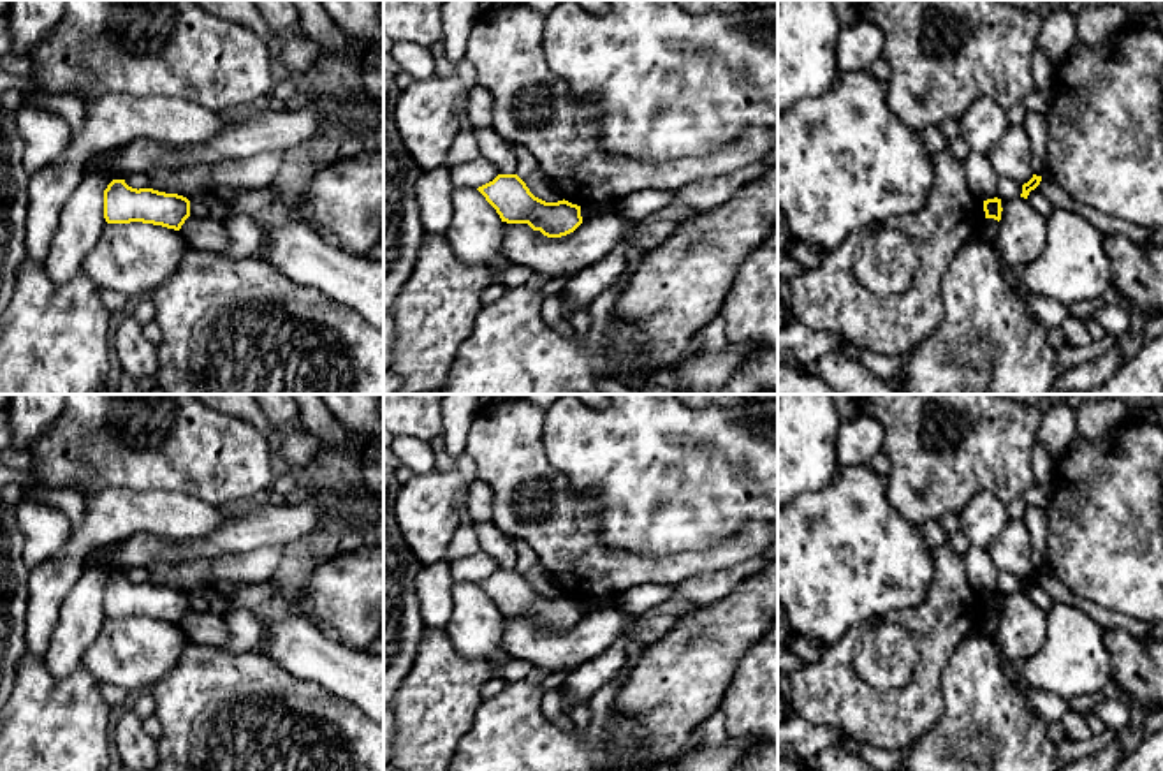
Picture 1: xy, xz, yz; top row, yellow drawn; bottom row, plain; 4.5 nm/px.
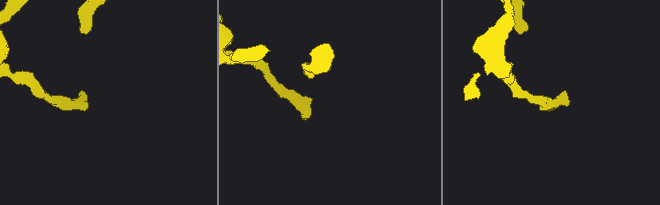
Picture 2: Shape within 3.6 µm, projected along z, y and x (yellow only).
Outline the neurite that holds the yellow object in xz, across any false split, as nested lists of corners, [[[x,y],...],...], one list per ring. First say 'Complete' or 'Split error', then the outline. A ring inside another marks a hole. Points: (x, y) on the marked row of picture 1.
Complete. [[[498,174],[477,188],[496,209],[501,222],[528,224],[547,238],[561,238],[581,224],[581,206],[568,201],[545,202],[535,197],[517,174]]]

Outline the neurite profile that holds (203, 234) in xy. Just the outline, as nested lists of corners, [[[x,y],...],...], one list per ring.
[[[188,217],[179,232],[187,245],[195,250],[220,252],[229,245],[229,234],[223,222]]]

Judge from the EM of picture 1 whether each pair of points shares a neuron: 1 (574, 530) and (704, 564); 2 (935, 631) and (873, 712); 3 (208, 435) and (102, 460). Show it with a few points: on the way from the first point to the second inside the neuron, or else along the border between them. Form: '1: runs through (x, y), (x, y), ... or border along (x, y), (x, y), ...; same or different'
1: runs through (606, 562), (613, 569), (672, 569); same
2: runs through (933, 655), (926, 678), (898, 706); same
3: runs through (182, 444), (155, 444), (148, 451), (129, 453); same

